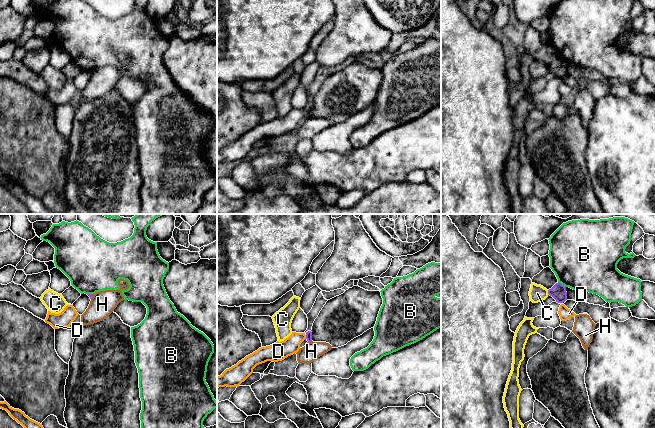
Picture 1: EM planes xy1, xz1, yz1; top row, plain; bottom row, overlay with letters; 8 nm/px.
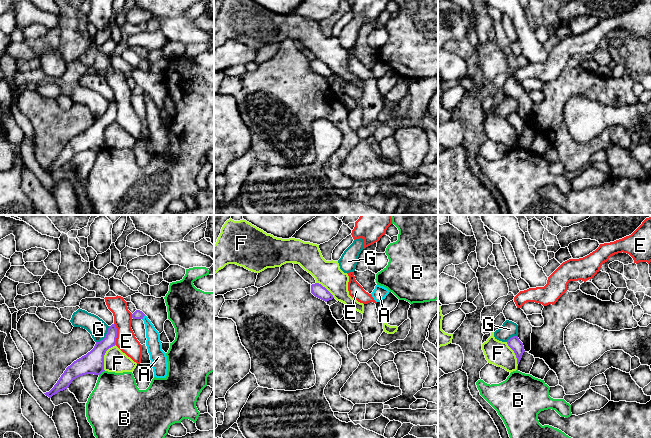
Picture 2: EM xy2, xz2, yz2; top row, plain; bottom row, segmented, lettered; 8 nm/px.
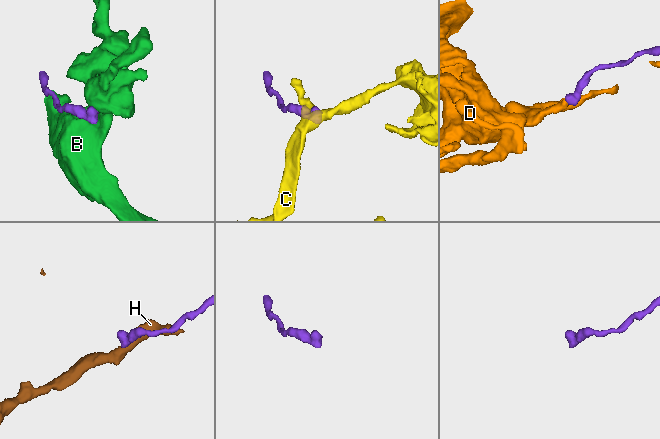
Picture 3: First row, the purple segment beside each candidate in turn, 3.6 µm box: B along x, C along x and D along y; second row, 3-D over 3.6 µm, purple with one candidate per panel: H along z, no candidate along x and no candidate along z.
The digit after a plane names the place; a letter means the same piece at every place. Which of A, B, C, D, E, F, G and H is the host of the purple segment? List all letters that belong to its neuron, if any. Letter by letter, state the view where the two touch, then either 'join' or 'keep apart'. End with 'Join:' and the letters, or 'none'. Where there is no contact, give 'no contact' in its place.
A: xy2 | keep apart
B: yz1 | keep apart
C: yz1 | keep apart
D: xz1 | join
E: xy2 | keep apart
F: xy2 | keep apart
G: xy2 | keep apart
H: xy1 | keep apart
Join: D

